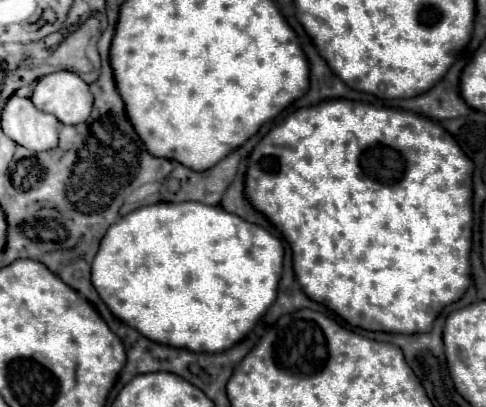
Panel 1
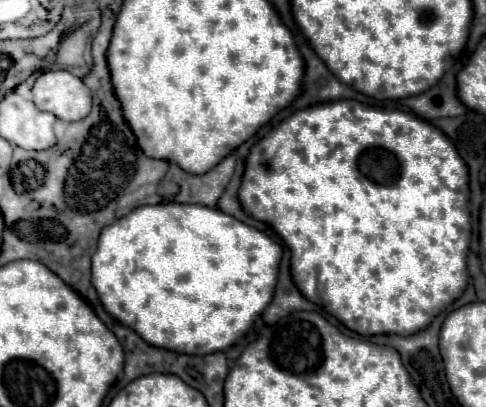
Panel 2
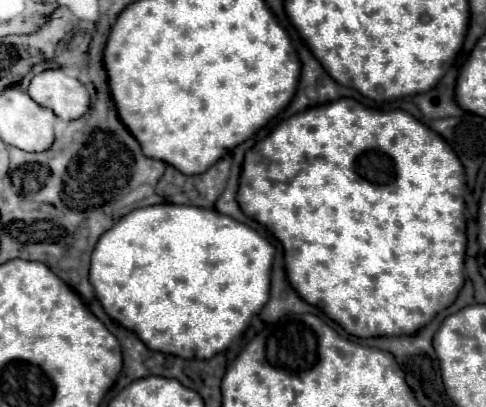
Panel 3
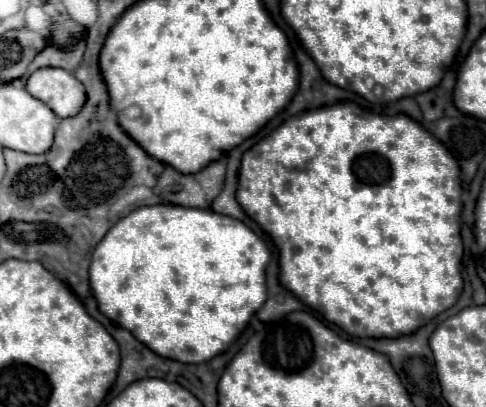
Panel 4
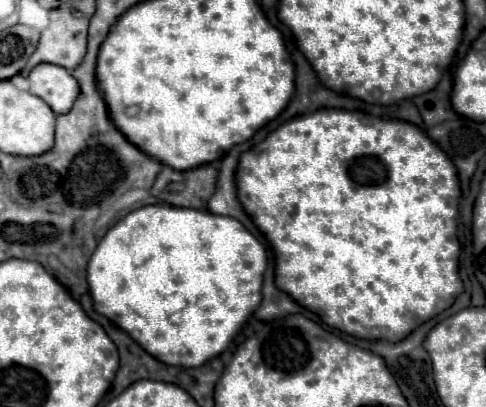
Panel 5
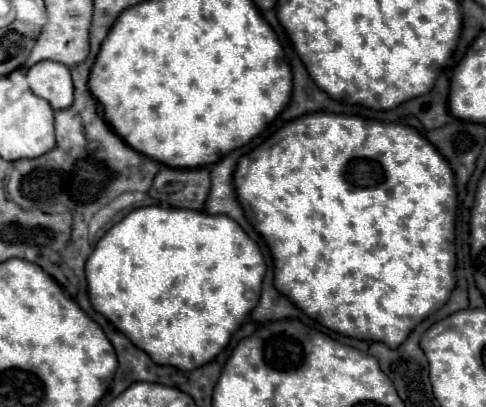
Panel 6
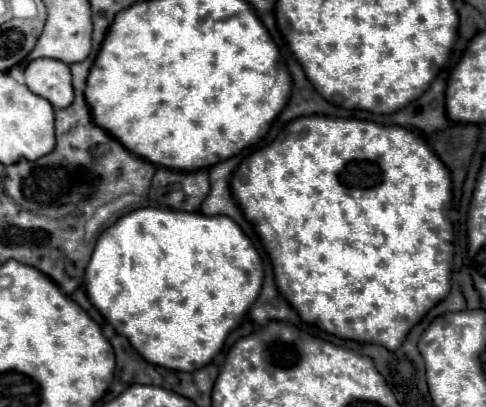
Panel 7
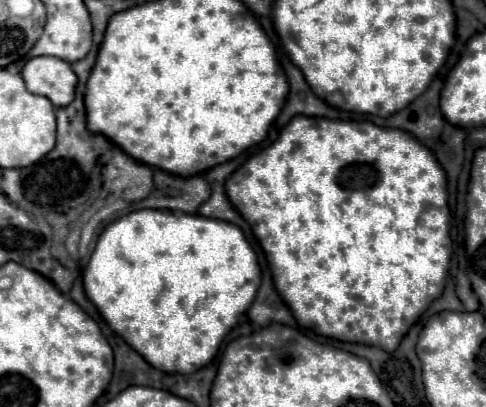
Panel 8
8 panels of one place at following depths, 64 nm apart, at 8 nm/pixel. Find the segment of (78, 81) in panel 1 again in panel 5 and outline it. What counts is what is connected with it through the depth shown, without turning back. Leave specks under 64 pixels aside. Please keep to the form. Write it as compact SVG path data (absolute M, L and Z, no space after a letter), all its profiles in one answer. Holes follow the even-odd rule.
M38 64L30 76L30 94L42 98L56 114L68 114L72 110L72 104L76 102L76 96L80 96L80 84L76 84L76 78L66 68L56 68L54 64Z

